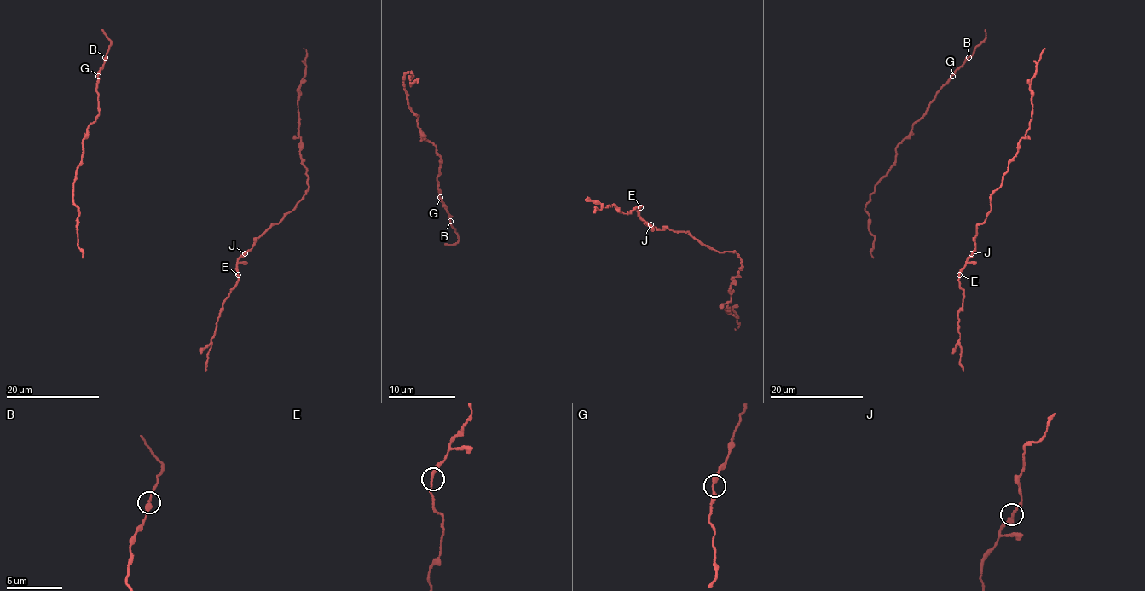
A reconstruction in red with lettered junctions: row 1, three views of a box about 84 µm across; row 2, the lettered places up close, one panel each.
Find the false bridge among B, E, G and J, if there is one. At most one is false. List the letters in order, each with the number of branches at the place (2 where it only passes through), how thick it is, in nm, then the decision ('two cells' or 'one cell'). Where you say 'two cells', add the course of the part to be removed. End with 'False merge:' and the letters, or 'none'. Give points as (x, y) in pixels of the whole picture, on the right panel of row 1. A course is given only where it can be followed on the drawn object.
B: 2 | 280 nm | one cell
E: 2 | 240 nm | one cell
G: 2 | 280 nm | one cell
J: 2 | 280 nm | one cell
False merge: none

